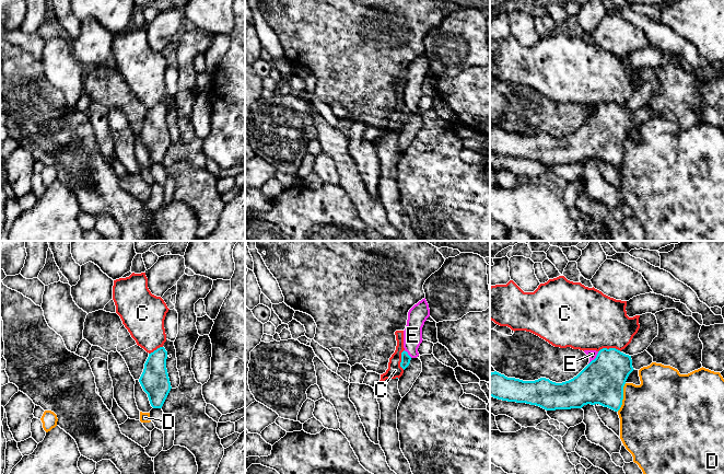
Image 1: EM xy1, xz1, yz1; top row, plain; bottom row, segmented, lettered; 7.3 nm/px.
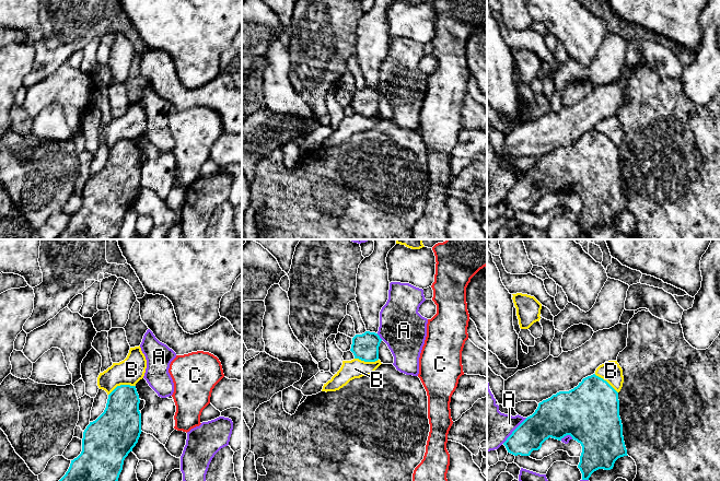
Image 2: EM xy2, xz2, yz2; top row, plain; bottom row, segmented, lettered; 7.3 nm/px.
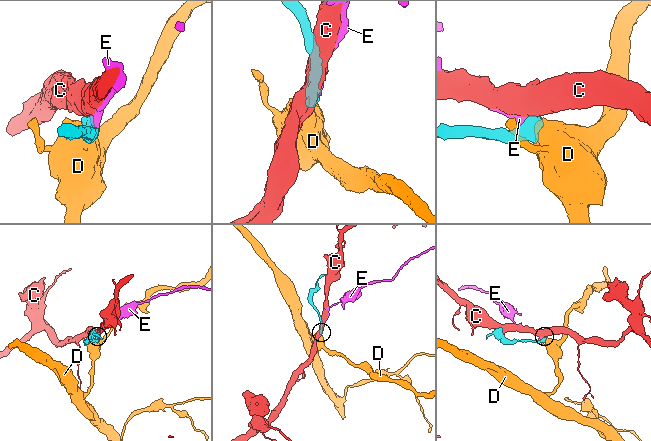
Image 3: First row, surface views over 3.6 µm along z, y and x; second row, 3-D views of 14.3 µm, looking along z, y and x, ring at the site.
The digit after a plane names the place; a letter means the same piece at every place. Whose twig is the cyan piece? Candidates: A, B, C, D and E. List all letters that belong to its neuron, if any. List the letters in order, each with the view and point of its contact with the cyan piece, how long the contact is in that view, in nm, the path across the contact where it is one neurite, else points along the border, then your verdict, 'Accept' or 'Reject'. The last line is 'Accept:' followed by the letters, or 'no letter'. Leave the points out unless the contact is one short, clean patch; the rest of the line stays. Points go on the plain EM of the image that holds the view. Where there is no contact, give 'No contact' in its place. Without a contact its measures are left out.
A: Touches cyan at yz2 (513, 186). Shared border 260 nm. Reject
B: Touches cyan at xy2 (122, 140). Shared border 220 nm. Boundary: xy2 (135, 140), (118, 140), (108, 150). Reject
C: Touches cyan at yz1 (609, 103). Shared border 170 nm. Boundary: yz1 (620, 105), (602, 103), (598, 106). Reject
D: Touches cyan at yz1 (622, 152). Shared border 220 nm. Boundary: yz1 (626, 138), (623, 141), (622, 159), (617, 165). Reject
E: Touches cyan at yz1 (595, 113). Shared border 120 nm. Boundary: yz1 (598, 106), (588, 118). Reject
Accept: no letter

